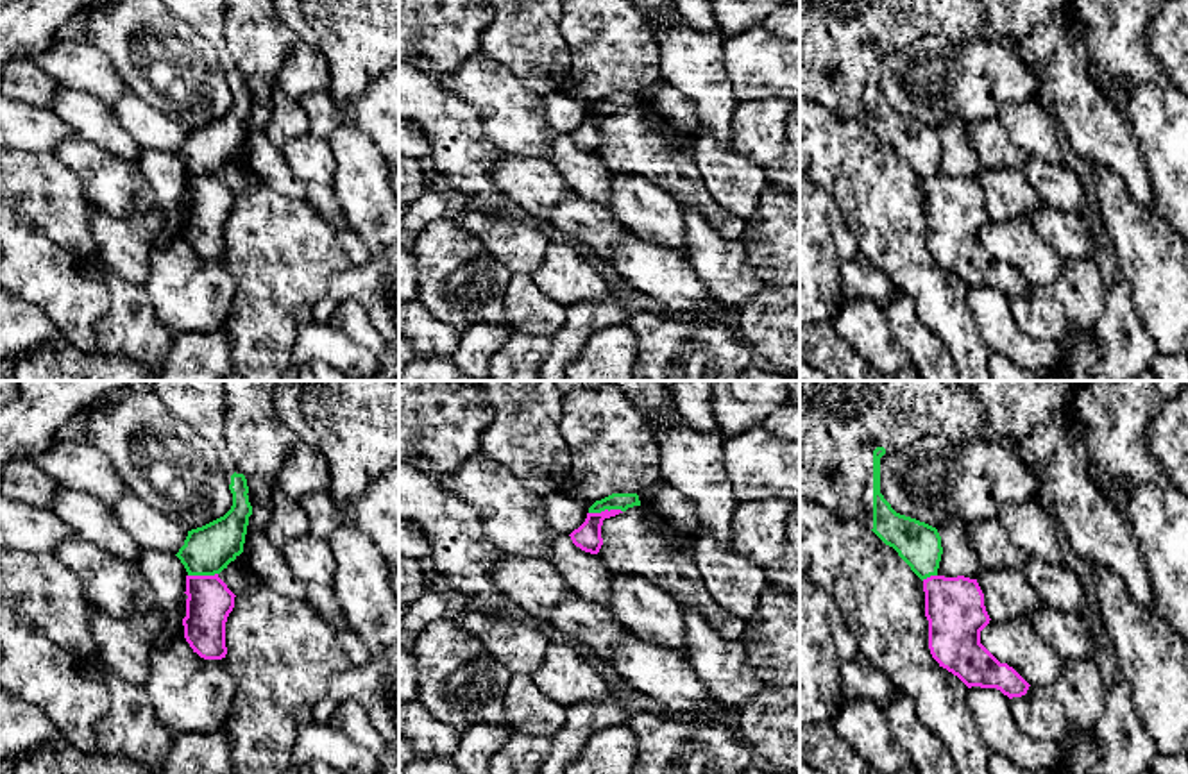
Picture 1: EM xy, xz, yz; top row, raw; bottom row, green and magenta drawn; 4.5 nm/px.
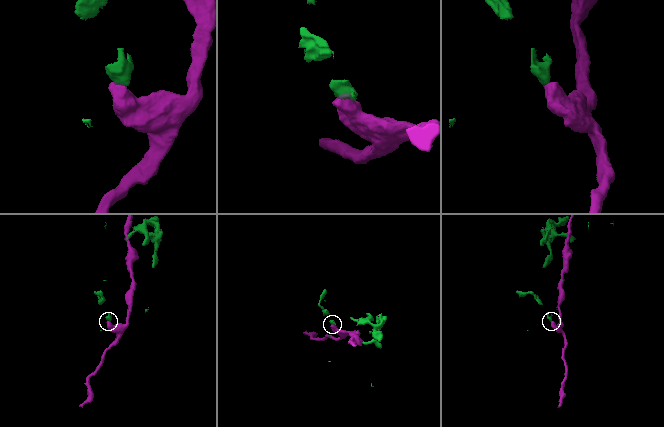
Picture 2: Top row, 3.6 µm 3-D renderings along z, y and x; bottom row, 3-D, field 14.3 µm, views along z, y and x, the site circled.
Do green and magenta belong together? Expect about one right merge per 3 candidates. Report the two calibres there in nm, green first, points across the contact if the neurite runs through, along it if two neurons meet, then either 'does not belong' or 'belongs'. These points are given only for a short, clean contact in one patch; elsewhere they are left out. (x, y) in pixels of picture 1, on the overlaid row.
80/120 nm | along xz (621, 510), (589, 513) | does not belong

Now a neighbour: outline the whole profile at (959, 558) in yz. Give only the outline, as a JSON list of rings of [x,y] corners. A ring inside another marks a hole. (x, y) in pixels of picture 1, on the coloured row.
[[[945,518],[938,526],[938,533],[941,536],[943,547],[938,576],[964,576],[970,579],[977,579],[986,570],[966,533],[966,520]]]

